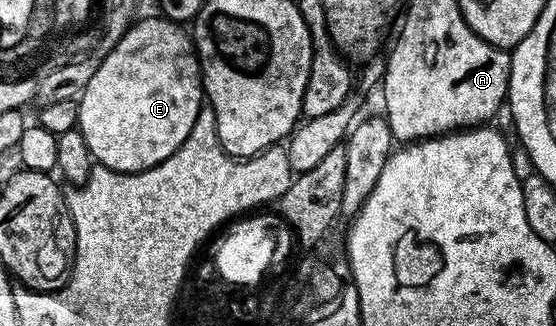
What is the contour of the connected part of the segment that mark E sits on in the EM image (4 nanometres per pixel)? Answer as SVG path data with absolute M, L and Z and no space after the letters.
M167 17L133 22L116 42L116 48L100 59L90 85L78 100L80 121L78 130L88 146L93 160L112 171L148 171L170 157L190 137L194 121L205 102L204 85L200 73L200 59L191 34L179 22Z

